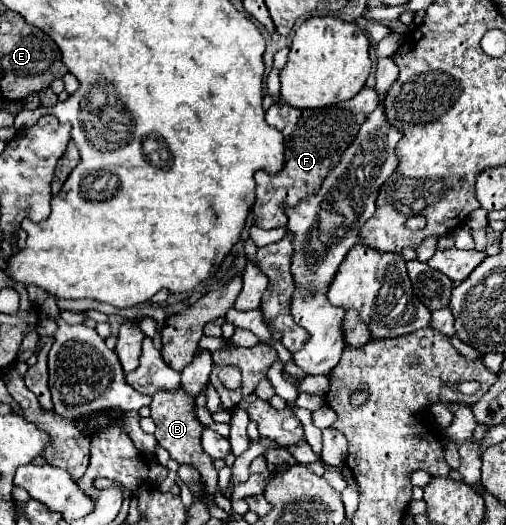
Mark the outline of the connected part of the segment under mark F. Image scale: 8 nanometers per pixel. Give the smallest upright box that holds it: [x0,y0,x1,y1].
[253,86,379,228]

